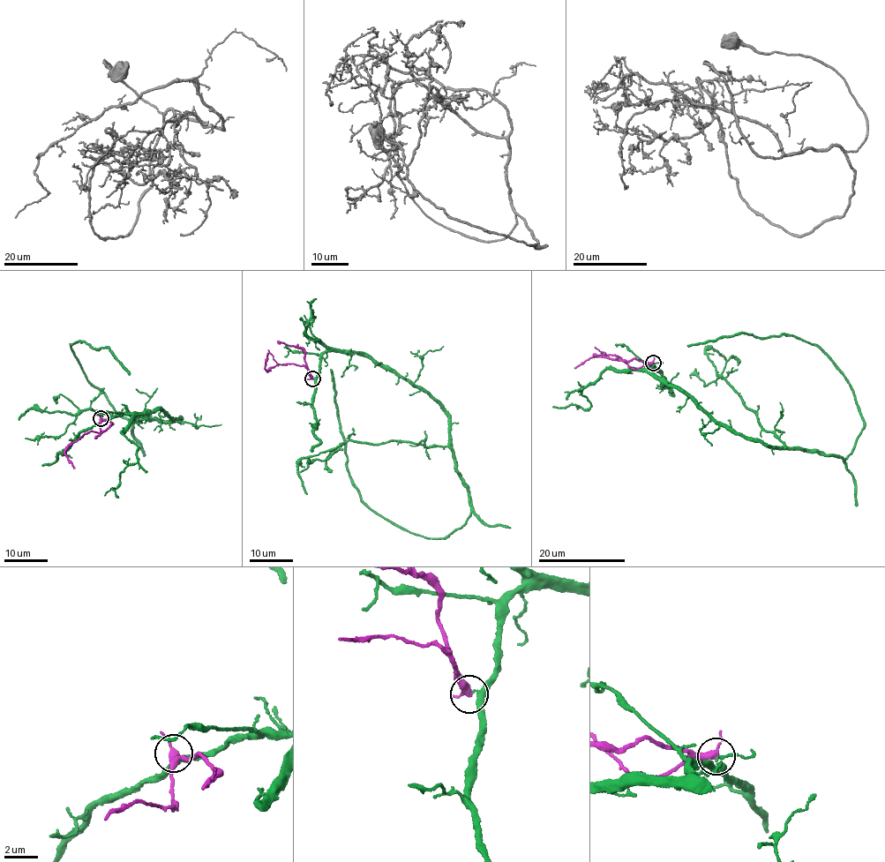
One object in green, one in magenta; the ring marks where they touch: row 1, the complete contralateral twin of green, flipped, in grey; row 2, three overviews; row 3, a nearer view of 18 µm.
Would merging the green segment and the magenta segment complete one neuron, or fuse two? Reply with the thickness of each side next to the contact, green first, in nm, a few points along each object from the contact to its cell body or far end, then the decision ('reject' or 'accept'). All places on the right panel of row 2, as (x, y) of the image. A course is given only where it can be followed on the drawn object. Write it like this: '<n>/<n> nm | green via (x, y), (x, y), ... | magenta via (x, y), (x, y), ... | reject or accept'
280/340 nm | green via (653, 363), (646, 368), (743, 436), (852, 452), (863, 422), (853, 389), (816, 346), (741, 333), (687, 346) | magenta via (653, 363), (638, 368), (630, 367), (615, 354), (602, 353), (574, 367) | reject

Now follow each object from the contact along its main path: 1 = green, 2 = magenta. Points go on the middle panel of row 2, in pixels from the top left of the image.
1: (312, 378), (325, 352), (364, 352), (438, 404), (471, 506), (465, 525), (426, 537), (363, 501), (331, 370)
2: (312, 378), (304, 366), (288, 363), (278, 364), (267, 371), (267, 353)

